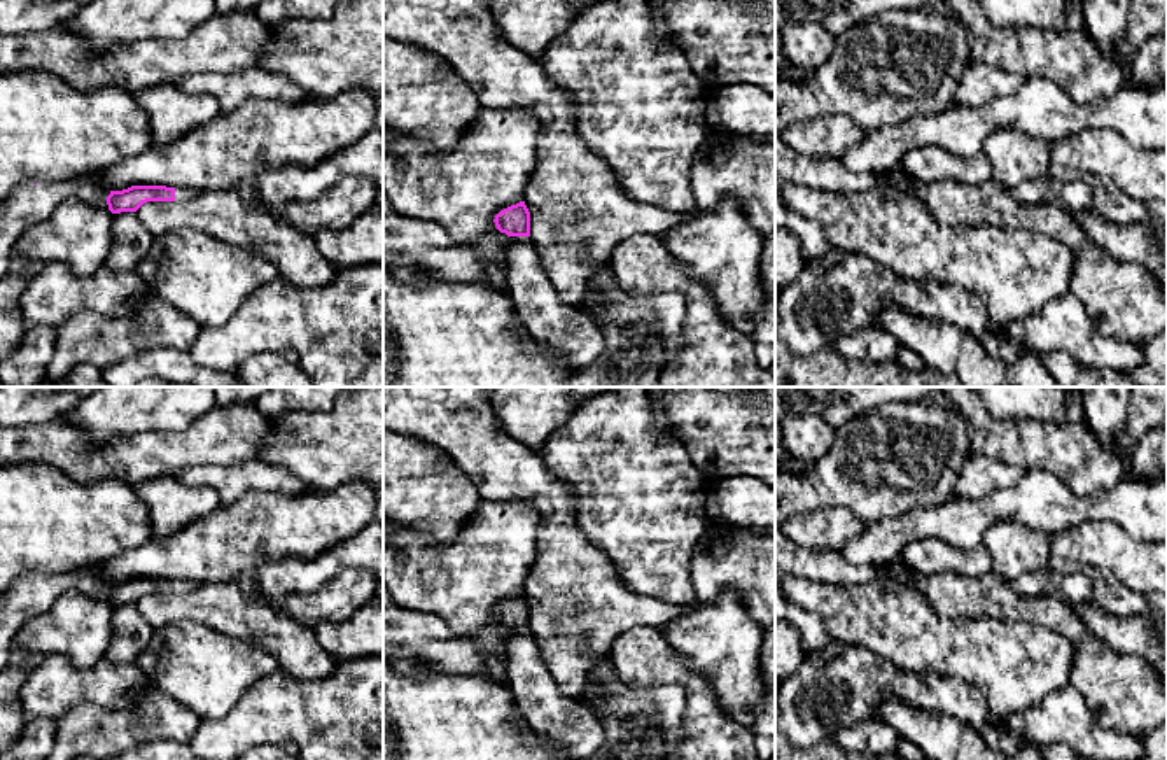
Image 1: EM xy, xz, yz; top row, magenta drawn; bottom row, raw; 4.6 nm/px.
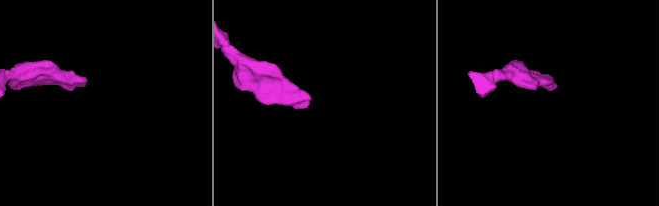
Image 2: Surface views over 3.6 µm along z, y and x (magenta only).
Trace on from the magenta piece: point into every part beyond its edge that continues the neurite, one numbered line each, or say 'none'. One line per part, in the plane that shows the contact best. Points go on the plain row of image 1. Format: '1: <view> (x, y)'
1: xy (181, 585)

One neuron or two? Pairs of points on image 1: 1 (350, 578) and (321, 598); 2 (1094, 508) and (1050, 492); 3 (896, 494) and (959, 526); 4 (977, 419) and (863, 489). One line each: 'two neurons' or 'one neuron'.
1: one neuron
2: one neuron
3: two neurons
4: two neurons

